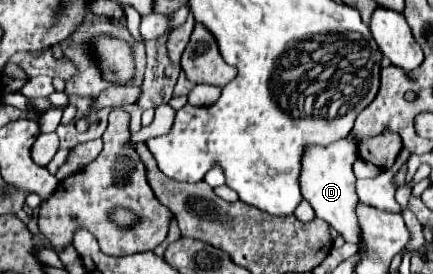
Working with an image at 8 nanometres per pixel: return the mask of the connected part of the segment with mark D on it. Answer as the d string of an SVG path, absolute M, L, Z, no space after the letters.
M347 138L337 140L329 146L311 146L303 152L301 158L299 186L303 198L315 210L315 216L333 226L345 238L345 242L353 242L359 246L359 230L355 222L355 202L359 202L355 194L355 174L353 174L355 158L357 150Z

